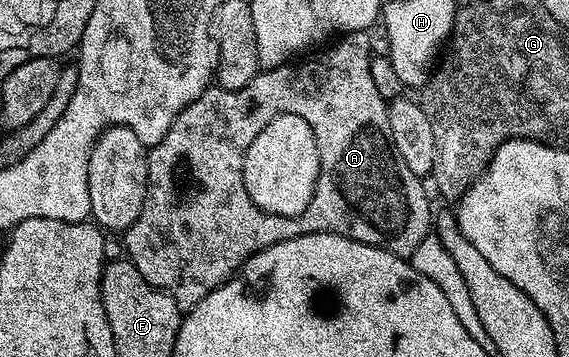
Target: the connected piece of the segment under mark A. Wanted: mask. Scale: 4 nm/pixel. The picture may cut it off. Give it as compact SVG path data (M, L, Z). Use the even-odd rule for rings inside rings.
M364 32L343 35L339 49L334 50L332 54L325 55L319 62L312 59L311 66L299 67L294 64L294 72L286 72L284 74L284 84L288 84L288 90L290 90L288 92L288 108L292 108L294 116L302 116L302 120L306 120L306 124L310 124L310 128L314 128L316 147L320 153L321 160L316 191L314 192L312 201L310 201L309 207L302 212L300 218L283 218L280 215L265 213L261 213L257 216L258 218L251 218L248 215L248 210L251 211L253 209L253 204L247 196L246 188L243 187L243 157L246 156L246 148L250 148L250 144L254 144L254 136L258 136L258 132L262 132L262 128L266 128L266 123L264 122L264 110L260 114L254 114L254 112L248 112L248 108L242 108L242 104L240 104L242 96L238 96L237 90L224 90L217 85L204 90L202 96L198 96L198 100L194 100L189 104L176 117L174 124L170 124L170 128L162 141L149 149L146 200L142 204L142 212L138 216L138 220L134 220L134 224L130 224L130 228L123 231L122 238L124 238L125 248L128 249L128 254L126 254L127 261L132 262L134 268L138 268L138 272L142 272L142 276L150 285L157 286L160 290L165 290L179 304L181 311L187 312L193 310L211 290L227 282L241 266L244 266L246 260L250 260L250 256L254 256L258 252L262 252L282 240L290 240L294 236L317 234L318 232L337 234L338 236L346 236L350 240L358 240L362 244L386 248L386 252L394 252L398 257L406 259L411 259L414 248L418 248L418 244L422 244L422 240L429 237L430 231L434 226L434 210L428 207L428 194L424 191L425 183L418 176L414 176L414 172L410 172L410 168L406 168L406 163L402 160L402 156L398 156L398 152L392 143L388 102L382 96L378 96L378 88L374 88L374 79L370 77L370 64L374 57L374 51L372 51L371 44L368 43L368 37L369 35ZM182 175L185 179L197 181L200 189L197 195L189 199L189 203L184 202L184 206L180 206L180 210L176 210L173 180Z

